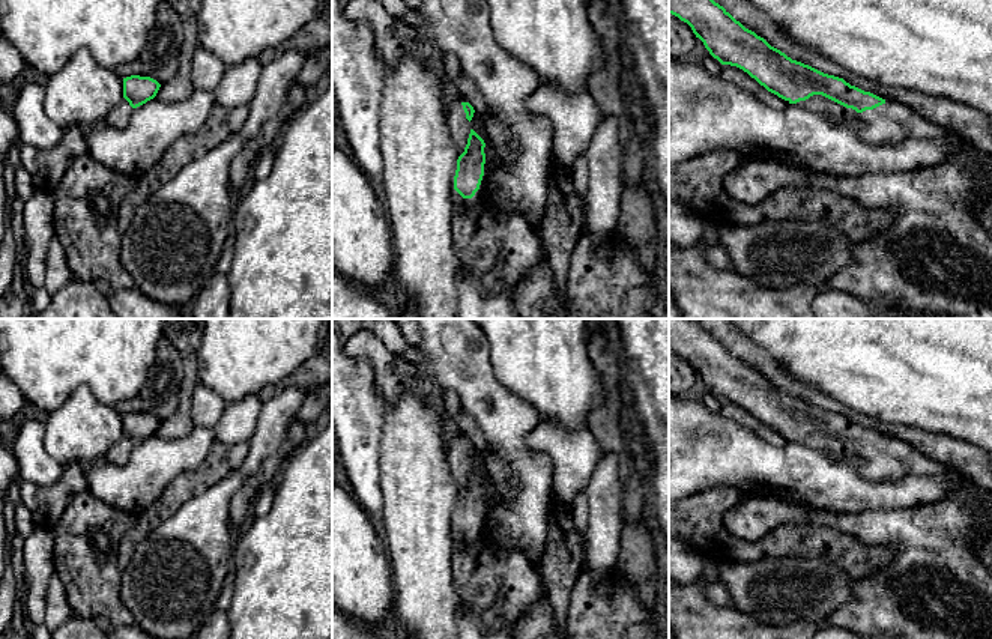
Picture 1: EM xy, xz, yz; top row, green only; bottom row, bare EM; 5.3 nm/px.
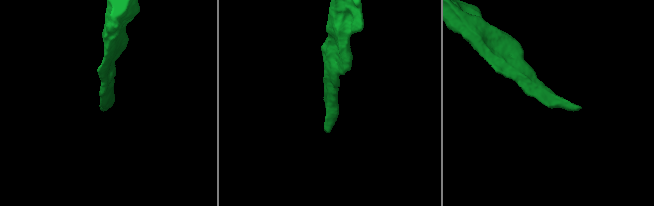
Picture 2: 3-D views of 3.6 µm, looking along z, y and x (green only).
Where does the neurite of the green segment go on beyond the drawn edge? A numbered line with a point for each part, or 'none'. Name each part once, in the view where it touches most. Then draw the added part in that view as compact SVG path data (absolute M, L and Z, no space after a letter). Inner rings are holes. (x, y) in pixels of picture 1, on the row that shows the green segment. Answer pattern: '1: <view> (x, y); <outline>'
1: yz (816, 102); M813 95L809 99L800 101L797 104L813 111L827 113L833 122L837 123L854 119L857 113L855 110L846 108L822 95Z

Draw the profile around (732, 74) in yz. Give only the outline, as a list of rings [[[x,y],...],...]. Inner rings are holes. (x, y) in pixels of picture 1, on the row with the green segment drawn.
[[[721,65],[721,77],[726,81],[730,81],[742,87],[744,90],[750,92],[752,95],[755,95],[756,98],[759,98],[761,101],[767,102],[768,105],[774,108],[783,110],[789,104],[789,101],[785,101],[779,98],[777,95],[768,92],[755,78],[752,78],[747,72],[744,72],[742,69],[736,66]]]

